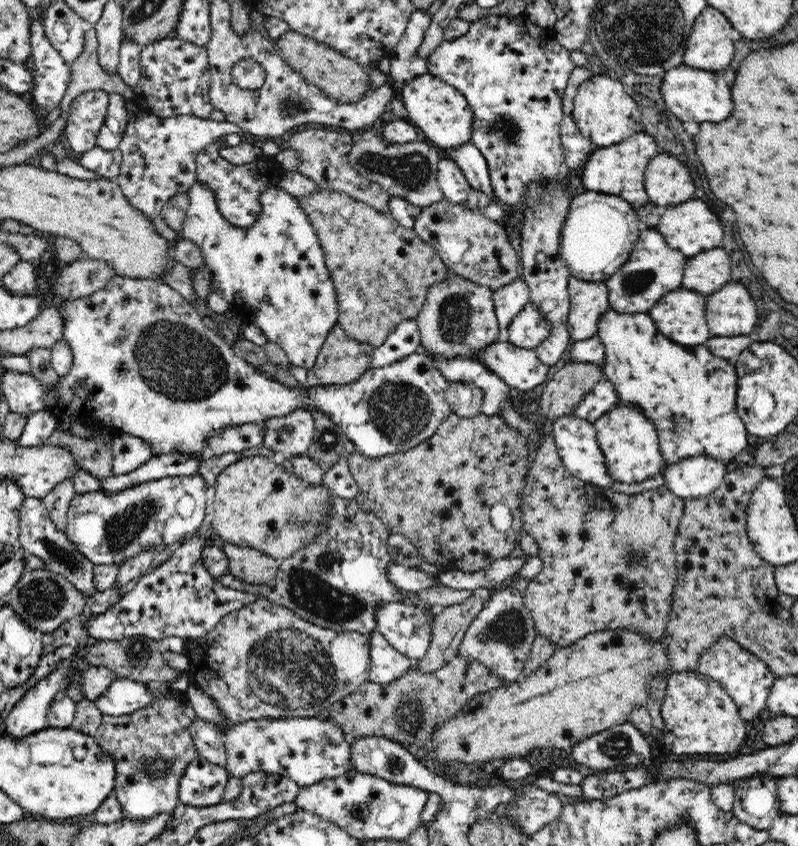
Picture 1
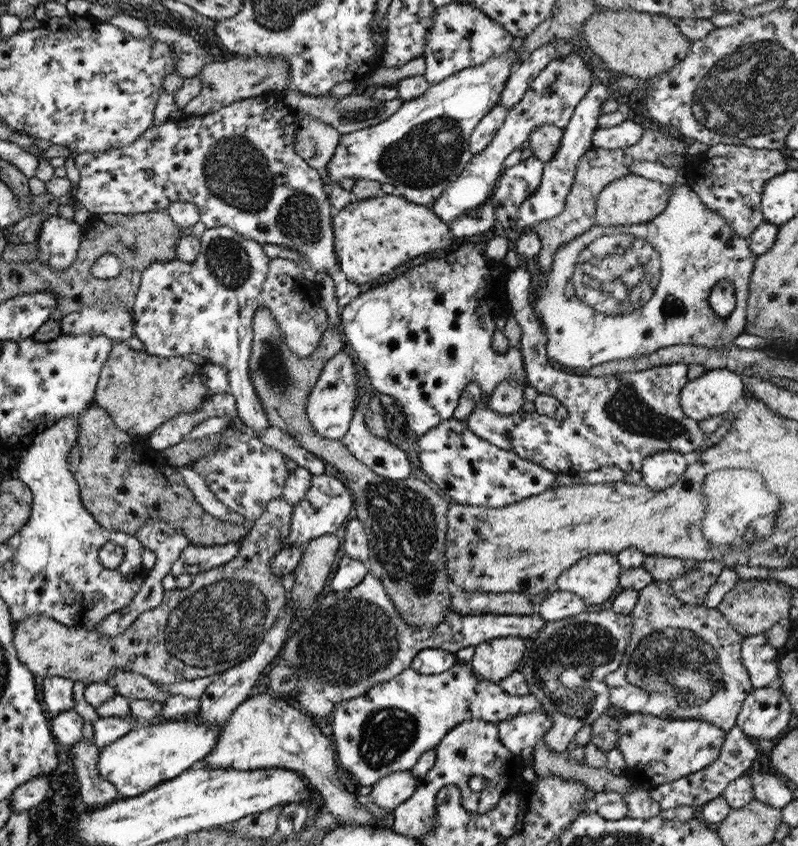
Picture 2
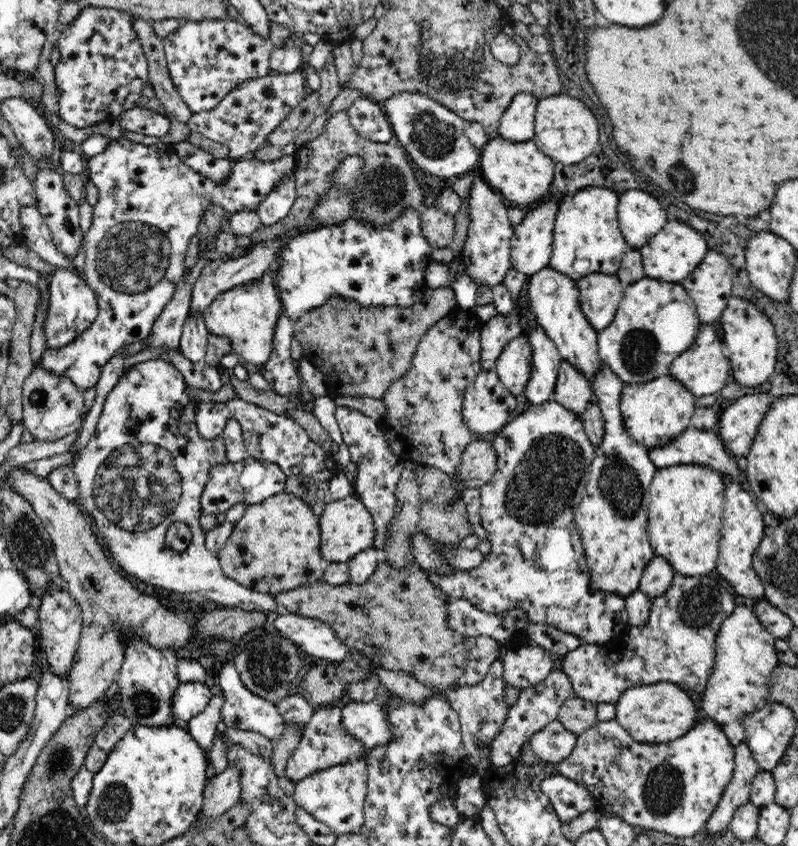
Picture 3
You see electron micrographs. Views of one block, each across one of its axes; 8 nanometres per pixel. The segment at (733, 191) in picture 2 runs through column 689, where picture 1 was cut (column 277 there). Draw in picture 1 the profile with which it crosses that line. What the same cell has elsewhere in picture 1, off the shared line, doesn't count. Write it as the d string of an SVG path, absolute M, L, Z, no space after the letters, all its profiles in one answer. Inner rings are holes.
M219 141L214 145L204 148L196 157L197 182L201 182L213 195L220 214L232 225L240 228L250 228L256 224L262 212L260 196L268 188L277 188L276 180L264 175L264 169L259 163L246 163L234 165L220 157L220 149L224 142Z

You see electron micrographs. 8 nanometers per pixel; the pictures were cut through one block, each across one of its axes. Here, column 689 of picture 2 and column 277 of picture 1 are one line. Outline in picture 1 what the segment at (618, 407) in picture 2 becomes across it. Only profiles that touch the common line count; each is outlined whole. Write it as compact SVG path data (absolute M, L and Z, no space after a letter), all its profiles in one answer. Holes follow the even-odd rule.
M296 410L288 416L264 420L264 444L274 452L285 451L294 455L307 454L315 433L315 414Z

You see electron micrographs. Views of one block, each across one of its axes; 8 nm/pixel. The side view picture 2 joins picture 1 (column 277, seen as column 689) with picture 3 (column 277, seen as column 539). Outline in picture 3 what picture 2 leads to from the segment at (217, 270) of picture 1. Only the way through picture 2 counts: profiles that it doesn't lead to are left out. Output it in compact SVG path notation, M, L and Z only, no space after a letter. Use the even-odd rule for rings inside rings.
M274 265L259 277L249 281L248 284L236 286L220 294L204 312L202 319L210 335L227 338L232 353L238 354L246 362L251 362L261 370L273 351L276 322L285 312L280 298L281 290L275 278Z

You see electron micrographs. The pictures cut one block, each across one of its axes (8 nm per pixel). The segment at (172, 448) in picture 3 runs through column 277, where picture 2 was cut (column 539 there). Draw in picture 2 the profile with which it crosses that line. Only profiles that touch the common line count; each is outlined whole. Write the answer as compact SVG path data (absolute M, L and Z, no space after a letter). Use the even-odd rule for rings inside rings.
M554 588L539 601L536 611L543 621L555 622L584 613L587 611L587 604L573 593Z

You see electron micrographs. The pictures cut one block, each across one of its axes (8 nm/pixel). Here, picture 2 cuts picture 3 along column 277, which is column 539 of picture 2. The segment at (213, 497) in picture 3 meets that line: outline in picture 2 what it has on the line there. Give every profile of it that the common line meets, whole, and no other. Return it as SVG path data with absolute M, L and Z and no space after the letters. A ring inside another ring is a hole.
M454 418L439 422L418 436L417 458L431 483L437 485L443 497L454 504L497 509L555 488L554 471L493 446L493 443L473 434L465 421Z

